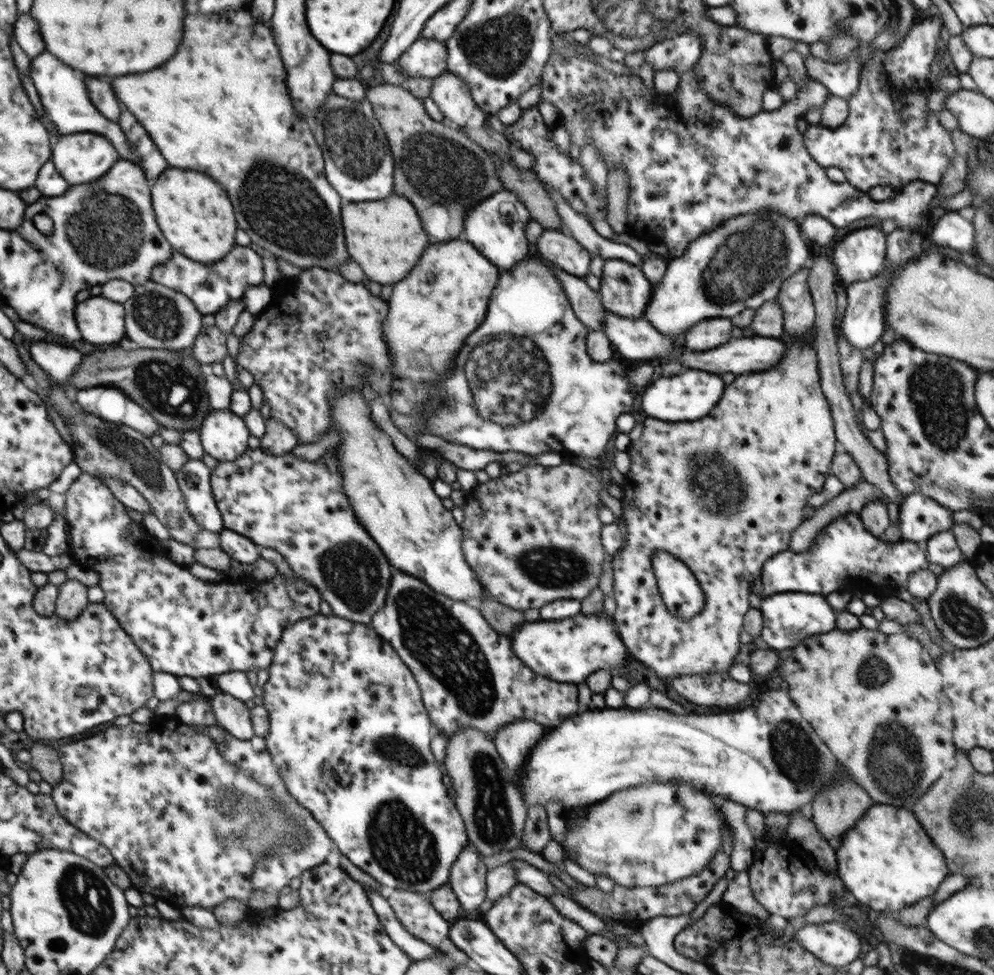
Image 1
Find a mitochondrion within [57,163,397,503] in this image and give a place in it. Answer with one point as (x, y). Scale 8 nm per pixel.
(108, 227)

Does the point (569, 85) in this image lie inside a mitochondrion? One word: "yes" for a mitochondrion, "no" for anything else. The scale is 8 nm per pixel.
no

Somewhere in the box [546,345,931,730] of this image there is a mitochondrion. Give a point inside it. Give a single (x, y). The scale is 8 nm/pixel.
(717, 482)

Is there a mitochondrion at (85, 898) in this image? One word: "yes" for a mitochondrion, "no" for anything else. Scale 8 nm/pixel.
yes

